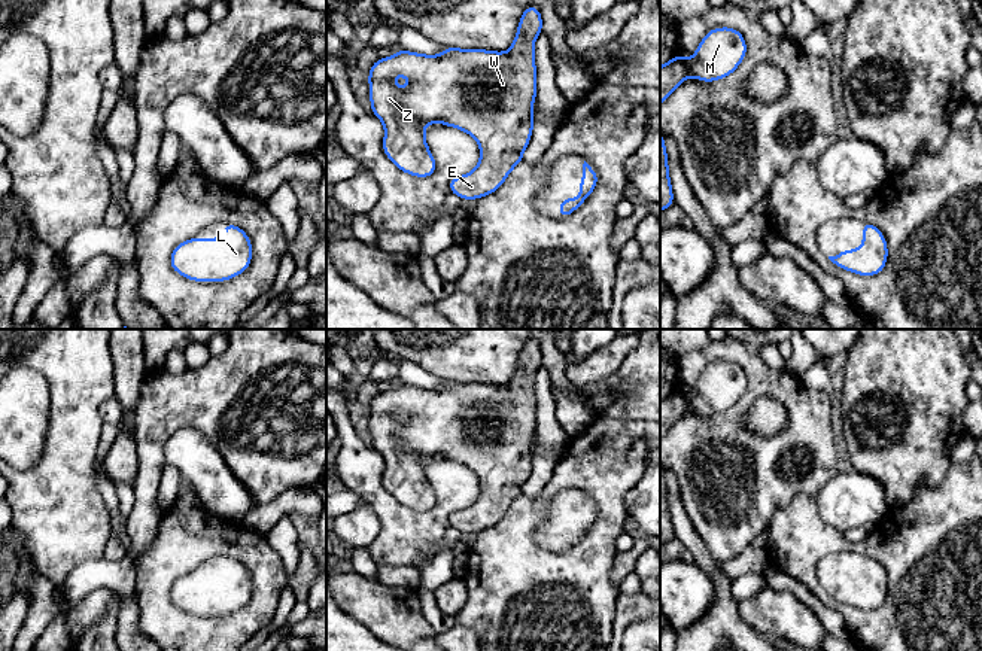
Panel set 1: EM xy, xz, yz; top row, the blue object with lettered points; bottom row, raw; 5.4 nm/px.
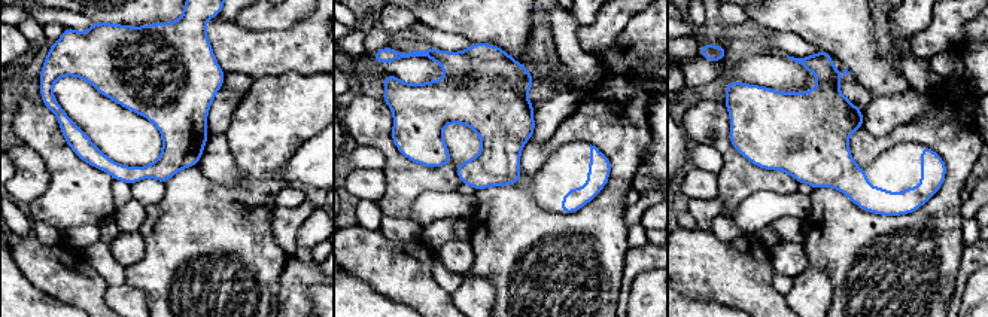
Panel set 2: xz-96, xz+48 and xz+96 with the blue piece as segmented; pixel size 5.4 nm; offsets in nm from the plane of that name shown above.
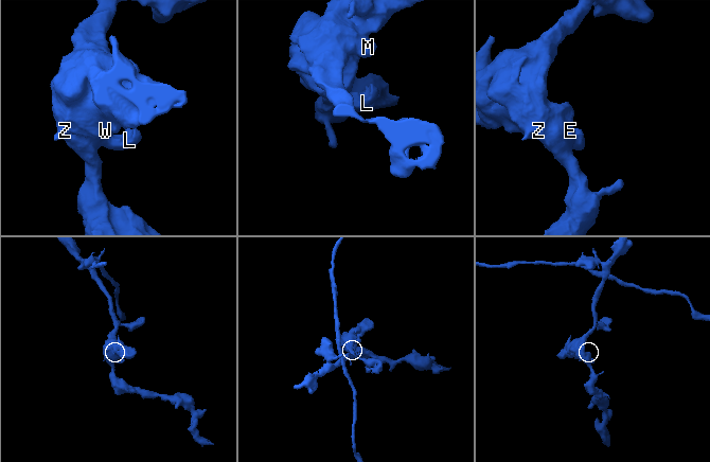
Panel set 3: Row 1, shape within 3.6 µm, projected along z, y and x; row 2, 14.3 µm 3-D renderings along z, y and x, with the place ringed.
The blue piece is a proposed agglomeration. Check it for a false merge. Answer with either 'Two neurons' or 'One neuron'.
One neuron

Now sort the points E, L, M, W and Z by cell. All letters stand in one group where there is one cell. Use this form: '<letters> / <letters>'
E L M W Z

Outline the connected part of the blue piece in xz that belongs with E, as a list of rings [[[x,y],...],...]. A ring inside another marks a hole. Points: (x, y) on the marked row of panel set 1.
[[[529,4],[508,52],[446,46],[441,55],[399,49],[392,57],[378,58],[370,69],[368,83],[371,112],[384,125],[384,155],[404,173],[429,177],[435,174],[437,162],[426,145],[425,127],[438,122],[459,128],[478,142],[480,162],[468,174],[449,180],[450,192],[462,200],[477,200],[498,191],[523,161],[523,150],[532,137],[532,104],[536,100],[533,45],[541,33],[541,12]],[[396,74],[408,77],[405,89],[393,83]]]

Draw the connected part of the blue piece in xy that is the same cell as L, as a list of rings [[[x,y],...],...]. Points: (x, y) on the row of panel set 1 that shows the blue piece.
[[[225,222],[219,238],[189,238],[171,250],[171,268],[192,282],[225,282],[252,262],[252,243],[238,226]]]

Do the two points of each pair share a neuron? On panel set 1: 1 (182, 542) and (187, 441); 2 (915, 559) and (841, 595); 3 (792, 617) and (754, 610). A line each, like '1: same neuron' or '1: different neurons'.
1: different neurons
2: same neuron
3: same neuron

